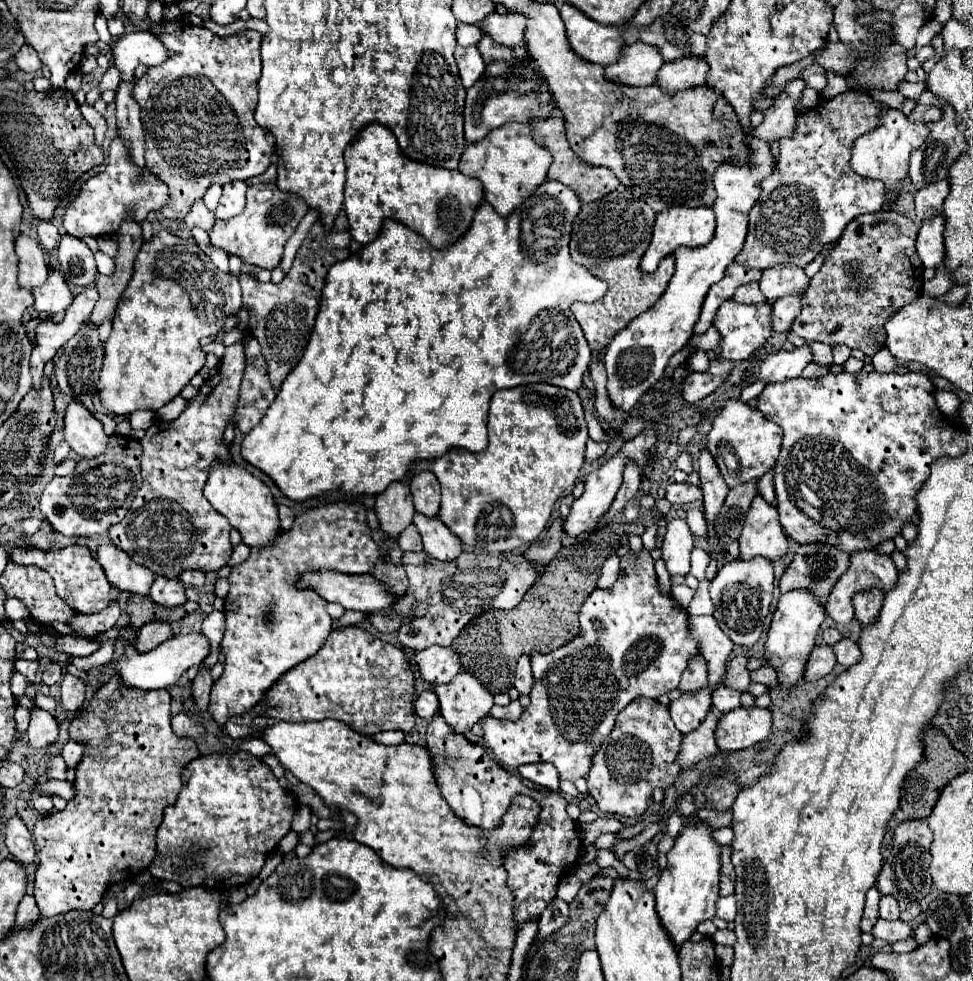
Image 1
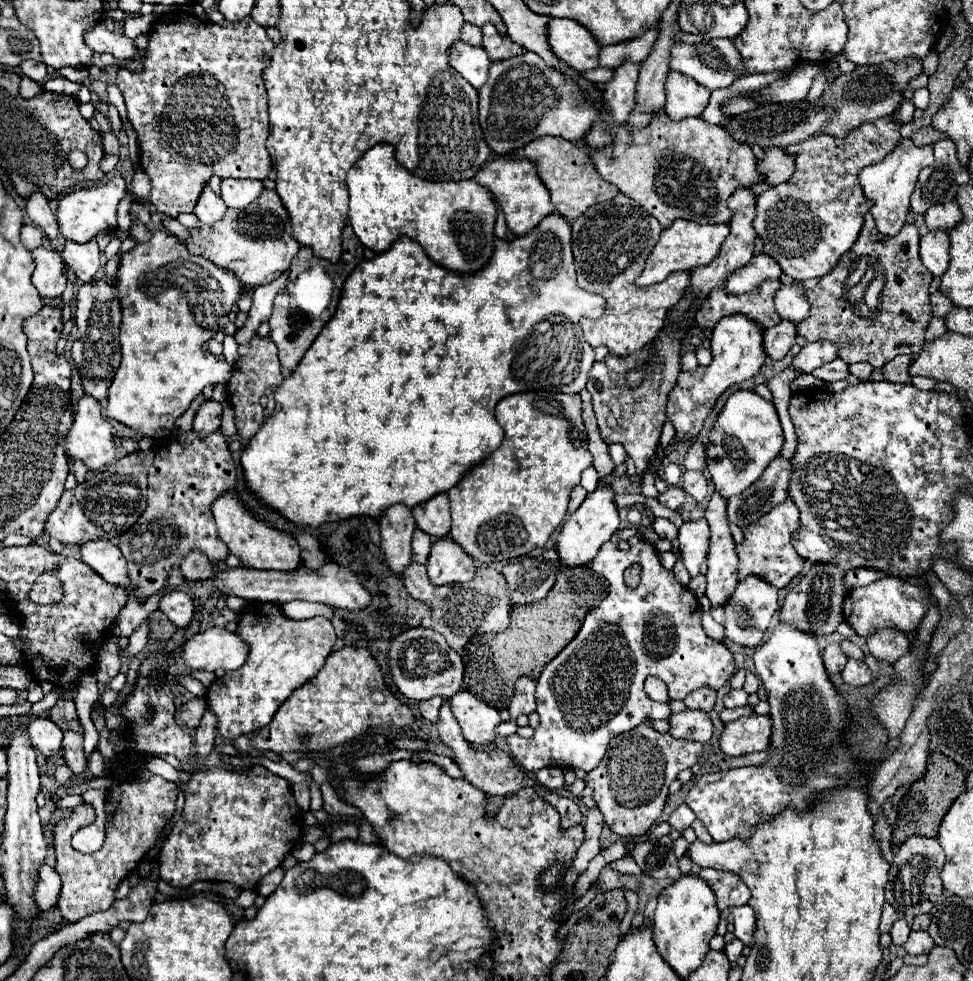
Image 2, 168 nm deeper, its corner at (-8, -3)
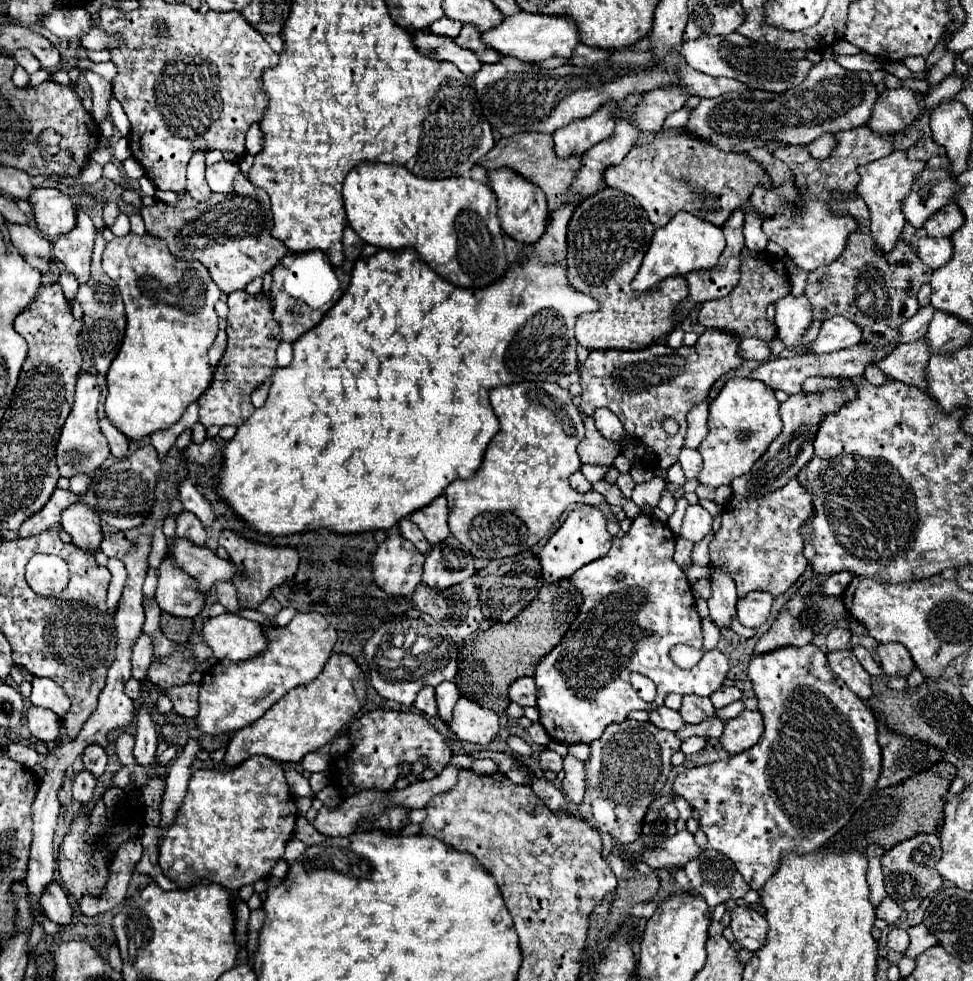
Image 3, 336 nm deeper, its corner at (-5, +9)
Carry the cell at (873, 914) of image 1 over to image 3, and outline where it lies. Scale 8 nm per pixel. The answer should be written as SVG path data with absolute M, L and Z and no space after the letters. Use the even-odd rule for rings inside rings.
M884 898L878 904L878 908L876 908L876 916L882 918L882 920L886 920L888 924L894 924L900 914L902 914L902 908L892 898Z

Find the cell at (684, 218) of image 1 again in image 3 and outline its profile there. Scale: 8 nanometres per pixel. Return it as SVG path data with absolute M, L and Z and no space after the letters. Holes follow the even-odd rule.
M678 212L666 226L654 230L654 238L650 242L650 248L642 260L642 266L632 280L632 288L642 292L650 290L658 280L664 280L668 276L684 276L692 270L706 270L716 266L718 256L724 250L724 234L722 228L710 222L704 222L692 214Z

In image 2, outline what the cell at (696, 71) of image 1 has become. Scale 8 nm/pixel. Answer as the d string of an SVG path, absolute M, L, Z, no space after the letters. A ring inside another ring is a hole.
M669 72L665 92L667 92L665 114L671 120L699 116L705 110L705 106L709 104L709 96L711 96L707 88L703 88L701 84L695 84L695 80L679 72Z

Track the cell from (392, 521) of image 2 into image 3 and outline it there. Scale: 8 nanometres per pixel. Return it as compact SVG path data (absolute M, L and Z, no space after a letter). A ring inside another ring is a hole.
M398 524L388 528L386 534L388 538L378 546L372 560L374 580L388 594L410 596L422 580L424 554L416 552L416 548L400 536Z

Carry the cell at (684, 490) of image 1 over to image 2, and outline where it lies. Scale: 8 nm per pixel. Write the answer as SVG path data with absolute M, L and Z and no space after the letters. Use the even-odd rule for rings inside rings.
M669 486L667 492L663 492L663 494L657 496L657 500L659 500L663 506L667 506L667 508L677 510L679 506L685 504L685 492L683 492L679 486Z

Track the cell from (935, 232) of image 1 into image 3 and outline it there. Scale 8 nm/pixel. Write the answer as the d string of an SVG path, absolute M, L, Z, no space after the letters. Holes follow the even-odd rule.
M922 236L918 240L918 256L932 270L940 268L952 258L952 242L950 242L950 238L942 238L942 236L940 238Z

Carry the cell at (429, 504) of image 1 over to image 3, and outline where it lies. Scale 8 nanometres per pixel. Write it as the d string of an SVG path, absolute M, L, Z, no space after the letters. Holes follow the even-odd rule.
M438 496L436 500L432 500L428 506L412 512L408 516L426 536L426 540L430 544L438 544L440 540L444 540L446 536L450 536L448 530L448 504L444 496Z

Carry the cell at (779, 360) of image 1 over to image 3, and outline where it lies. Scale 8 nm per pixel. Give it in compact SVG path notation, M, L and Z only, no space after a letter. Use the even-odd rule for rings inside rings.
M834 316L822 322L818 338L810 344L810 350L816 354L836 352L842 348L852 348L860 342L860 328L844 316Z

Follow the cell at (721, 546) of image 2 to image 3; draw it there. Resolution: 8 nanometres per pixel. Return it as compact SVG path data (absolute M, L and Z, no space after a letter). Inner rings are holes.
M712 568L710 578L712 578L710 582L712 596L708 600L710 618L718 626L730 626L730 620L736 616L736 600L738 600L732 576L728 576L728 572L724 572L722 568Z

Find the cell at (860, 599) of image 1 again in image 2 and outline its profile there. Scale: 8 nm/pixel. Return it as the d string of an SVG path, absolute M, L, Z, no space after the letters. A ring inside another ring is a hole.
M883 628L867 638L867 646L877 660L885 664L895 664L903 654L907 654L909 638L895 628Z

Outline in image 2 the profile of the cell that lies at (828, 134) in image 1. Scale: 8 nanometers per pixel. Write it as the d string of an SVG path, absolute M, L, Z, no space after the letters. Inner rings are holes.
M887 116L877 122L861 124L845 140L819 134L803 144L789 146L787 152L795 154L793 178L757 198L753 228L763 238L763 252L775 256L783 272L795 280L829 274L857 240L863 214L871 210L871 200L863 196L859 186L861 168L881 162L899 142L899 124Z

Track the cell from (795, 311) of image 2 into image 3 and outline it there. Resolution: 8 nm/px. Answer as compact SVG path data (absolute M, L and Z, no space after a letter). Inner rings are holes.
M788 294L780 298L776 304L776 326L778 326L778 336L784 342L786 348L802 348L800 346L800 336L812 322L812 308L808 304L806 294L794 296Z

